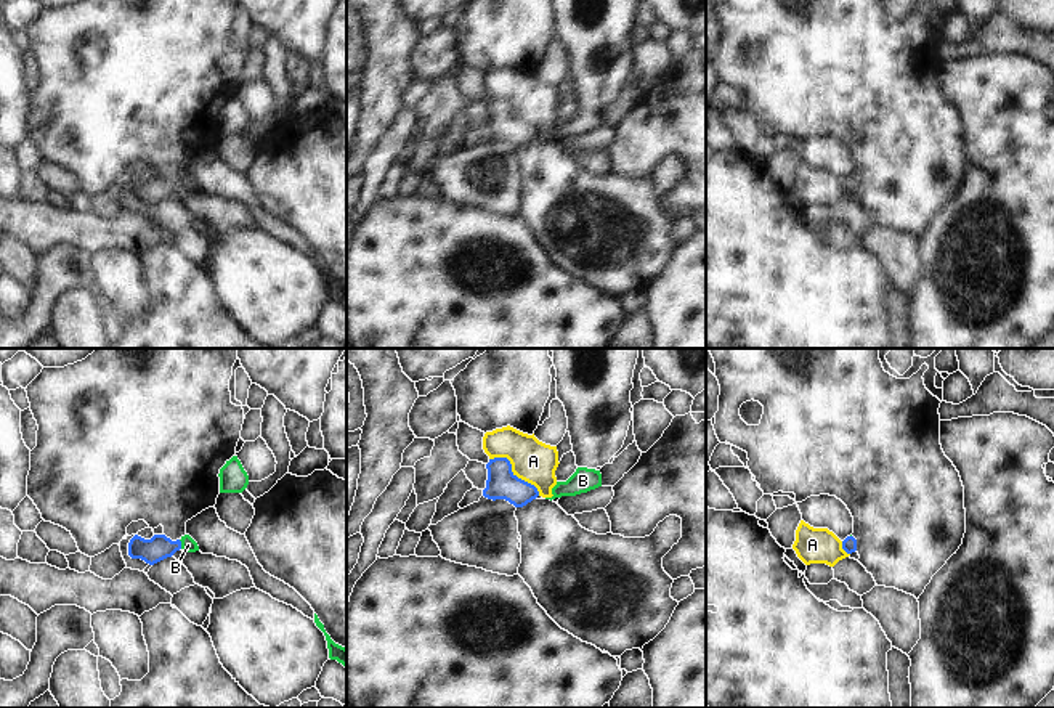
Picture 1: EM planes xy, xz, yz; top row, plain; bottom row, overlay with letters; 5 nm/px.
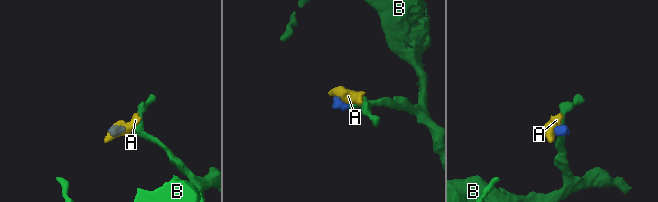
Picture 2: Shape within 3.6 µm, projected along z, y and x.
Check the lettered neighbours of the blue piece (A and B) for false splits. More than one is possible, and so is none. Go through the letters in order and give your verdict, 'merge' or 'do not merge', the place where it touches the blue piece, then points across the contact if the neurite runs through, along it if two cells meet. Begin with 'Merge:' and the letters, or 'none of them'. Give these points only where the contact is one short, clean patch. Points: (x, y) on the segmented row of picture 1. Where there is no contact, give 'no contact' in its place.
Merge: B
A: do not merge; contact xz (512, 472); border xz (490, 458), (506, 458), (510, 469), (530, 482), (539, 495)
B: merge; contact xy (180, 545); way xy (159, 546), (180, 545), (188, 545)

